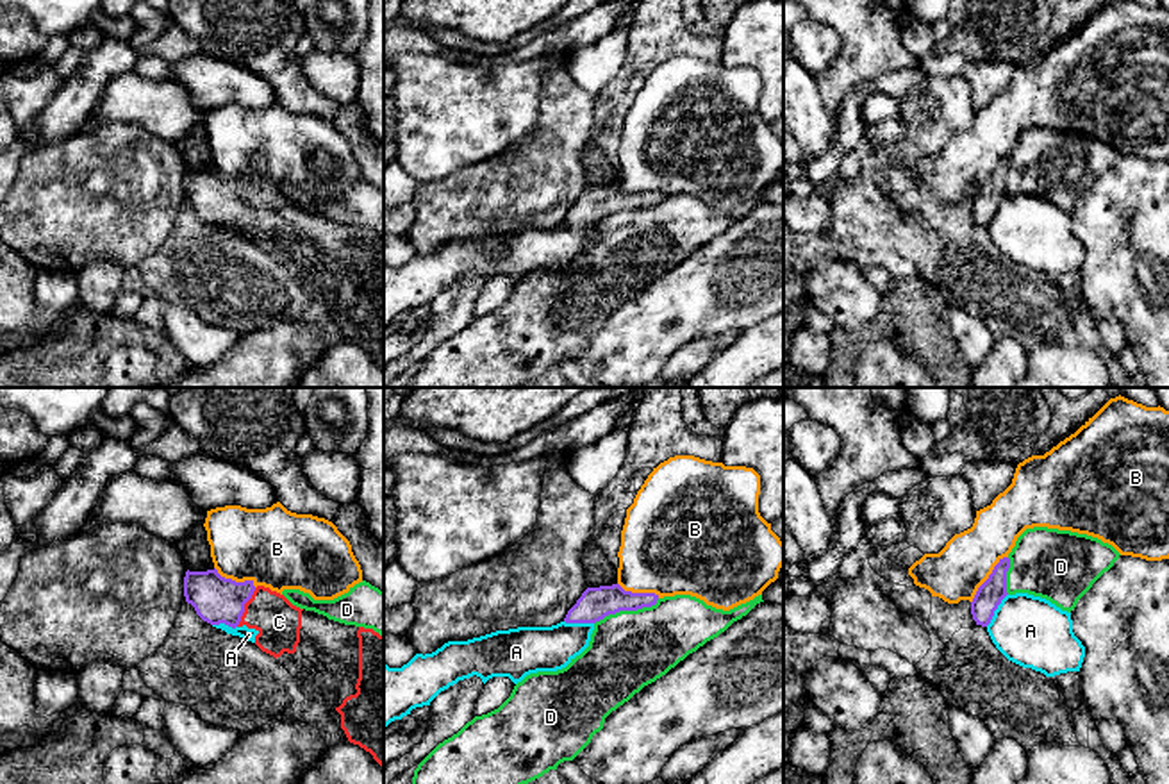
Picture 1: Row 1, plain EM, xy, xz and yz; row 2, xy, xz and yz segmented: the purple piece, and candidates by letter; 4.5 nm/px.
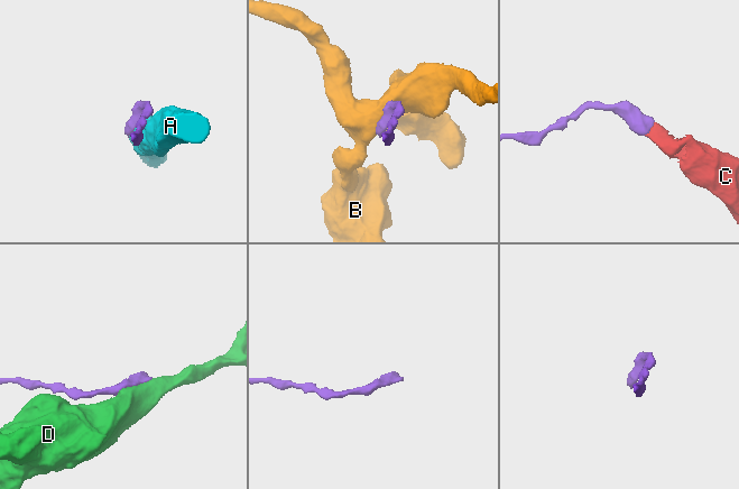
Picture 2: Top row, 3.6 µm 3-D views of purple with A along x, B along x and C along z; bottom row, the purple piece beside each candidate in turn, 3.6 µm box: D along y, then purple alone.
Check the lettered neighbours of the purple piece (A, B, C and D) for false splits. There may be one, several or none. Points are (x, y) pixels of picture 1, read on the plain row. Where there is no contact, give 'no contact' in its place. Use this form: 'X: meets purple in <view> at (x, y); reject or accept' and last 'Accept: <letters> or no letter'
A: meets purple in yz at (996, 208); reject
B: meets purple in yz at (987, 179); reject
C: meets purple in xy at (243, 208); accept
D: meets purple in xz at (627, 209); reject
Accept: C

